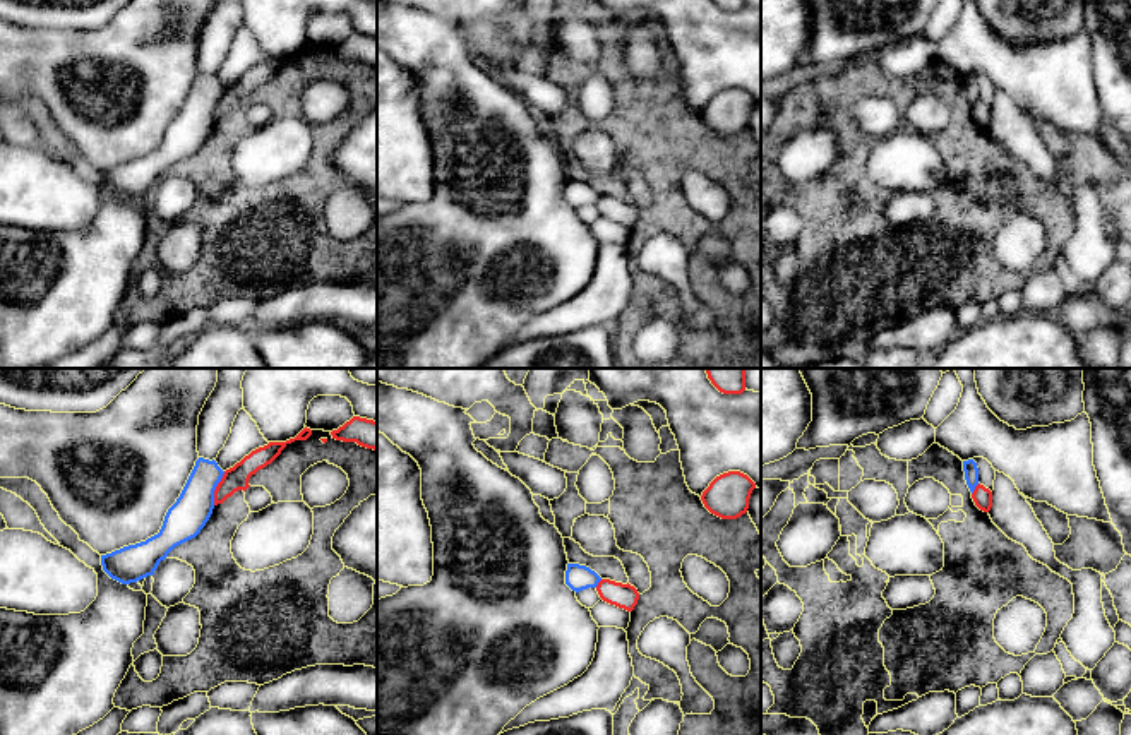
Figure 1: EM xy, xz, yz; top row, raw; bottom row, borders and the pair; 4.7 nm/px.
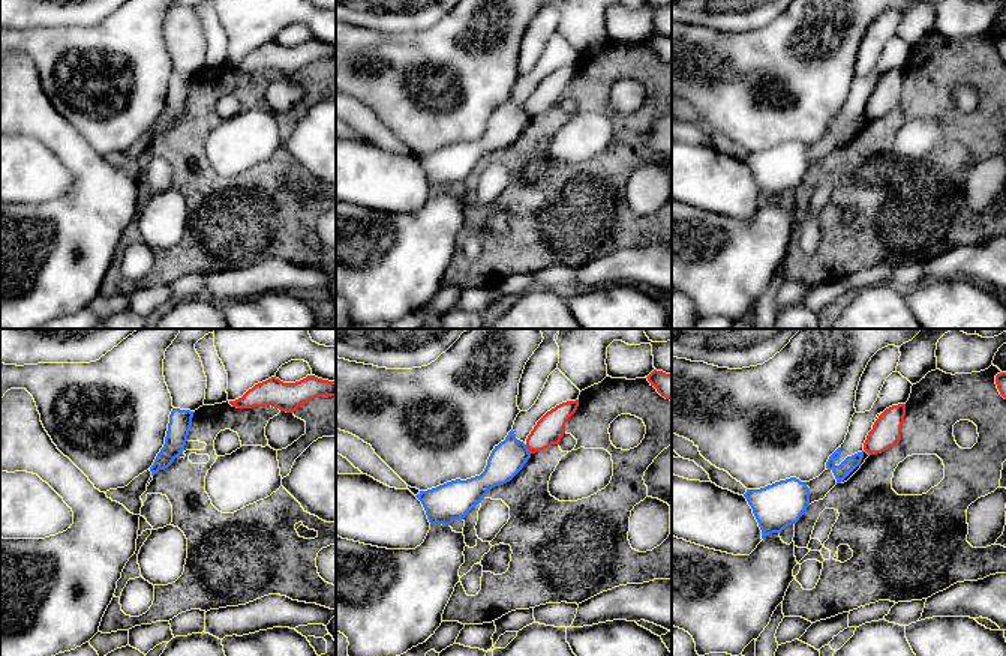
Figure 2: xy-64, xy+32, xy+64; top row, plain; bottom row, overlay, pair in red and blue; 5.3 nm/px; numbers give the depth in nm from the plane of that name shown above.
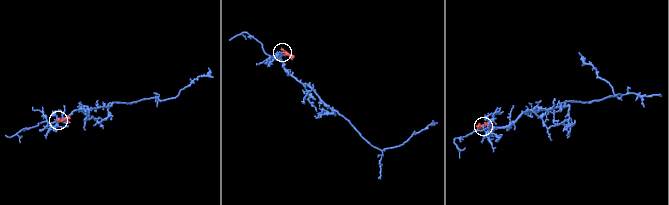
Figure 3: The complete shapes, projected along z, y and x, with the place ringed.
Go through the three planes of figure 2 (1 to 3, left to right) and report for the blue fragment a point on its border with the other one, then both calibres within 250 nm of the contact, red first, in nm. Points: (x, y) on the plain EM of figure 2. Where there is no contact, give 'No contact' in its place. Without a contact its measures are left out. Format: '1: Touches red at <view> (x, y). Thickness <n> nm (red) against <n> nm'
1: No contact
2: Touches red at xy+32 (528, 113). Thickness 160 nm (red) against 180 nm
3: No contact

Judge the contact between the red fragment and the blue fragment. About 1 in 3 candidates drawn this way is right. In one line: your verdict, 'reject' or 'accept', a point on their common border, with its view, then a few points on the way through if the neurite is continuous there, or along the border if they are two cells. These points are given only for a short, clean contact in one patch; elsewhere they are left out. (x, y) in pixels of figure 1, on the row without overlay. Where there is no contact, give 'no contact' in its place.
reject; meets red in xy at (216, 105); border along xy (225, 88), (215, 107), (213, 120)

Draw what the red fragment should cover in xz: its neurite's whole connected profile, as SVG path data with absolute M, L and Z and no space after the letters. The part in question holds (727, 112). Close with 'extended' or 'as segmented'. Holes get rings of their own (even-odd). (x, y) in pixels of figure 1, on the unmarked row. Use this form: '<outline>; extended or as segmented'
M728 87L716 93L703 108L704 123L721 134L737 135L749 125L749 115L756 99L740 87Z; as segmented

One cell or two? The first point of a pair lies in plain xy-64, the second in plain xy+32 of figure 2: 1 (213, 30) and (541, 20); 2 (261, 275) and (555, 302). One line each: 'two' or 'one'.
1: two
2: two

